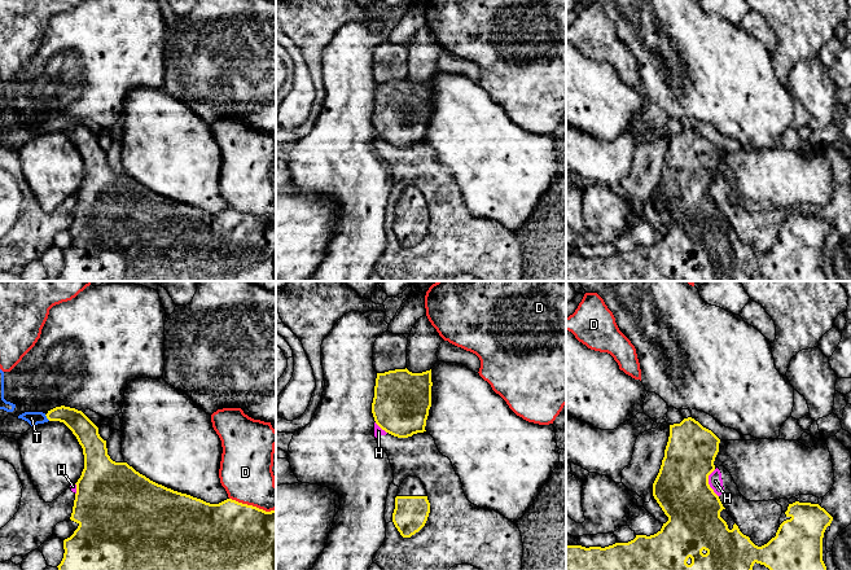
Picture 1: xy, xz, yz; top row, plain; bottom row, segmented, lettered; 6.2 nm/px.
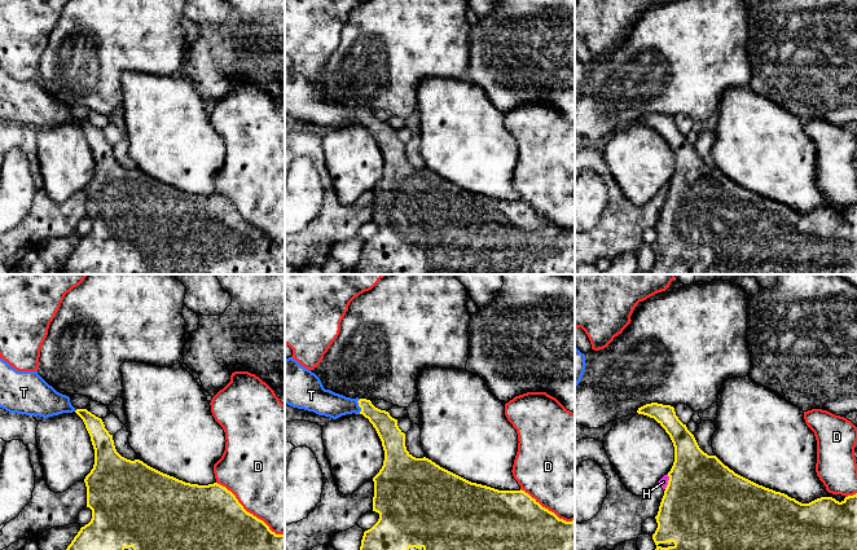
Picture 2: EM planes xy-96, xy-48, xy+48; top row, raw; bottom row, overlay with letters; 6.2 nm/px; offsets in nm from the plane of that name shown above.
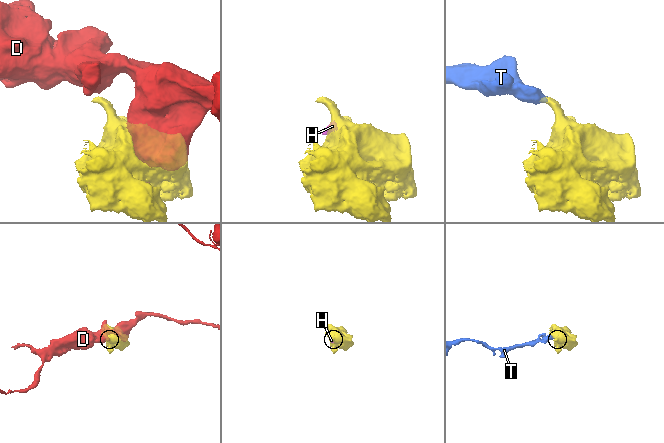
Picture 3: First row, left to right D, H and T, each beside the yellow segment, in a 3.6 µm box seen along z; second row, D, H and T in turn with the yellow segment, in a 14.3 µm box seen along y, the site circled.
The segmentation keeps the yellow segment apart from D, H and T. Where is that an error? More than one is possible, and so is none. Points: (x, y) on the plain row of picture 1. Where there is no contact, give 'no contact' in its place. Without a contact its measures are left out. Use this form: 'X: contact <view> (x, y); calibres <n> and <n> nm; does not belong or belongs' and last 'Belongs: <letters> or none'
D: contact xy (251, 215); calibres 500 and 320 nm; does not belong
H: contact yz (707, 193); calibres 340 and 90 nm; does not belong
T: contact xy (47, 127); calibres 140 and 80 nm; belongs
Belongs: T

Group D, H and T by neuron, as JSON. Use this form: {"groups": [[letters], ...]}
{"groups": [["D"], ["H"], ["T"]]}

